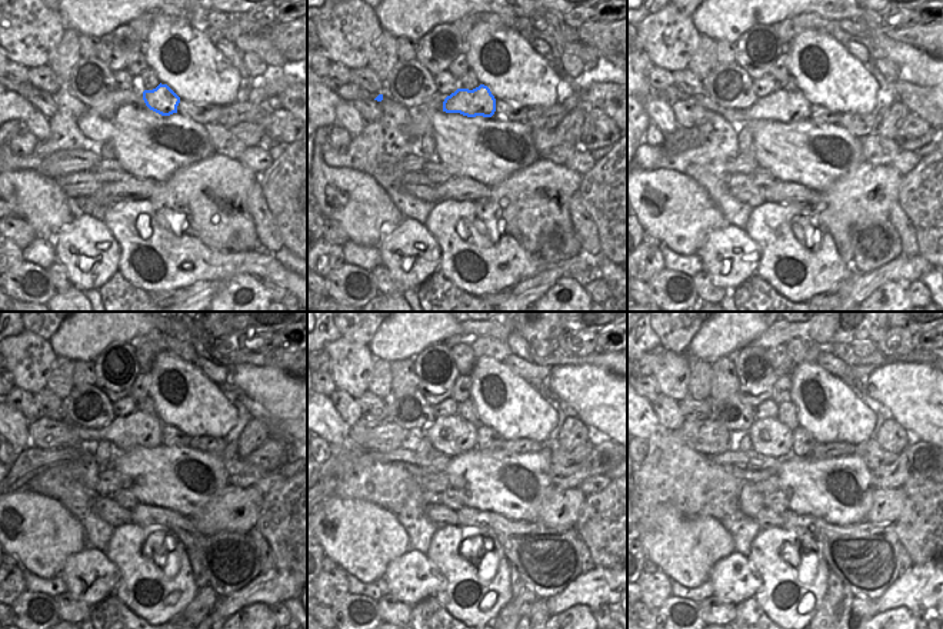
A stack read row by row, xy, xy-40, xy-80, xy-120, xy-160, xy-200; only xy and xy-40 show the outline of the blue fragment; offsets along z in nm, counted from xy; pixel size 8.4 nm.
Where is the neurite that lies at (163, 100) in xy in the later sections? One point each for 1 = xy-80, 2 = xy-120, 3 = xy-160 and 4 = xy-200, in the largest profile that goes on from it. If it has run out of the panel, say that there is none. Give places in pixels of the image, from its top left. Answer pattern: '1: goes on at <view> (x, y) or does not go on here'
1: goes on at xy-80 (782, 106)
2: goes on at xy-120 (139, 429)
3: goes on at xy-160 (449, 435)
4: goes on at xy-200 (769, 436)

